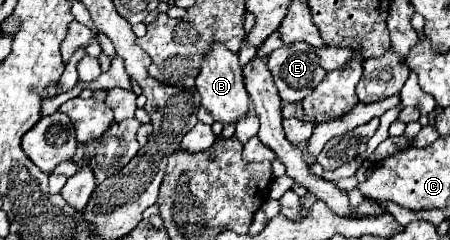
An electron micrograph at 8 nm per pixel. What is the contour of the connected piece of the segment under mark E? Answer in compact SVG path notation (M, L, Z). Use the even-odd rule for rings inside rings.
M305 40L283 44L271 52L267 64L283 102L303 100L327 74L327 70L319 66L317 50Z

